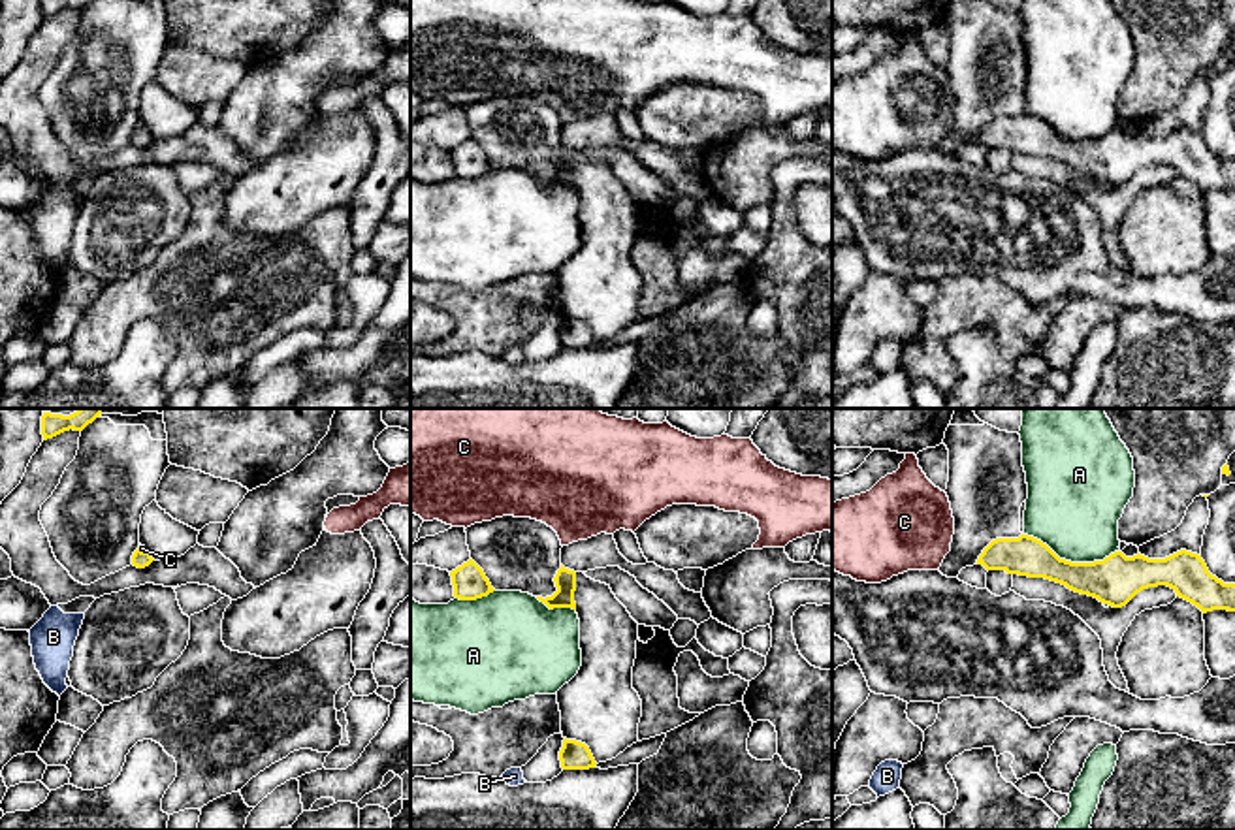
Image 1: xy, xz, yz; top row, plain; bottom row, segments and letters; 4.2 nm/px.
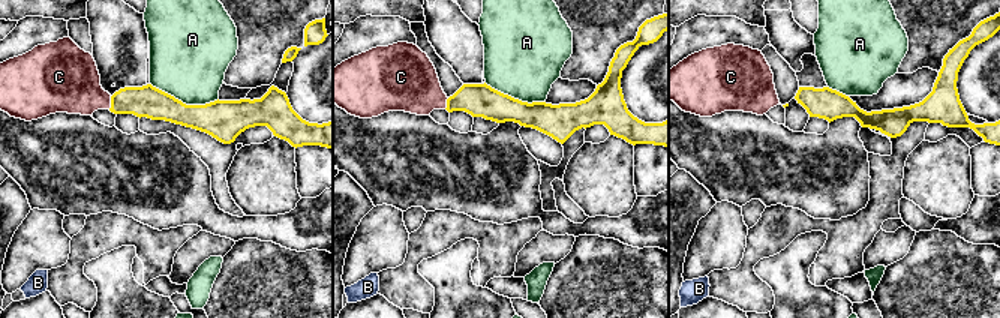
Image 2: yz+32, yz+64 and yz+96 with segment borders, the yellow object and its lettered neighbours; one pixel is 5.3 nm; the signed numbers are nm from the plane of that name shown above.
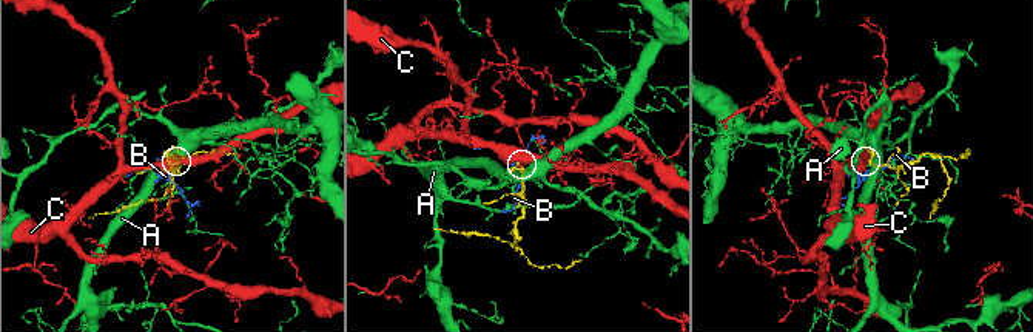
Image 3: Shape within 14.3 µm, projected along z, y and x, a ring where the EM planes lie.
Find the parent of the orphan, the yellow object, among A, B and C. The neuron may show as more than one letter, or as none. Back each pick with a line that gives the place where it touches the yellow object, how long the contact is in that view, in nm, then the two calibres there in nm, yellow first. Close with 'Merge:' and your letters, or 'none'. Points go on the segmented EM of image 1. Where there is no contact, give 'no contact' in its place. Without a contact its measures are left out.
C: contact xy (140, 550); length 40 nm; calibres 70 and 20 nm
Merge: C

